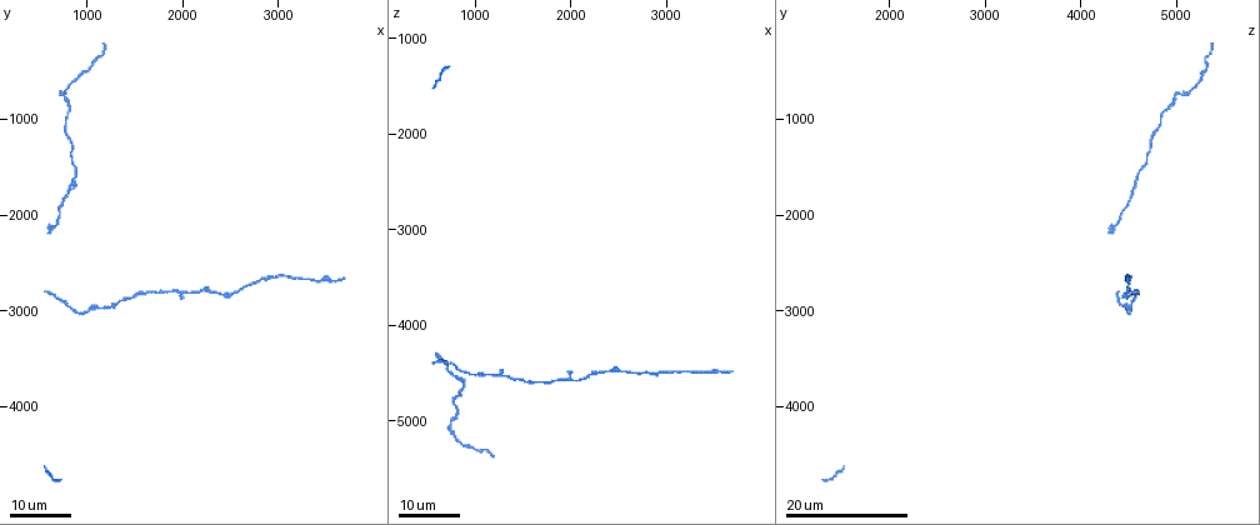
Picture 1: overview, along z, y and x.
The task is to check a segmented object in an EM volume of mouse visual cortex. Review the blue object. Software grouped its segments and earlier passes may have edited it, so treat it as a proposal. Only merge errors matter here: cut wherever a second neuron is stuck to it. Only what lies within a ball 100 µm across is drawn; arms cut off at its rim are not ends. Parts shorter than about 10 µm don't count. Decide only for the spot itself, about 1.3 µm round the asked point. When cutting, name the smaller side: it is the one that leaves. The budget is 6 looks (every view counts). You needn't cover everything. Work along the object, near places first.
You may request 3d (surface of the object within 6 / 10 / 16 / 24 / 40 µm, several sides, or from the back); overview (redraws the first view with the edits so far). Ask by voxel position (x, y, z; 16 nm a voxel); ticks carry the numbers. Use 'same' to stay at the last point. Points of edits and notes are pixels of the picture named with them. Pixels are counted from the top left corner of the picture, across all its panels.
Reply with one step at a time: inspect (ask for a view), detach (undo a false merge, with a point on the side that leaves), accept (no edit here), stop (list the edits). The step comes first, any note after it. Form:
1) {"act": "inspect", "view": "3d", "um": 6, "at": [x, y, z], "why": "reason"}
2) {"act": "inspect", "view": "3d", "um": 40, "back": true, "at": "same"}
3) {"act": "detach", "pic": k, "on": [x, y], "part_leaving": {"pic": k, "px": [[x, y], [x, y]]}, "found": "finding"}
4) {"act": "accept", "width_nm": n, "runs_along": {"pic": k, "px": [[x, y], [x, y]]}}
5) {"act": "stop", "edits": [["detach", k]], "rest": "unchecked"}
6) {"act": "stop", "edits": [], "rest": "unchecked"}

{"act": "inspect", "view": "3d", "um": 24, "at": [760, 1080, 4780], "why": "thick turns thin"}

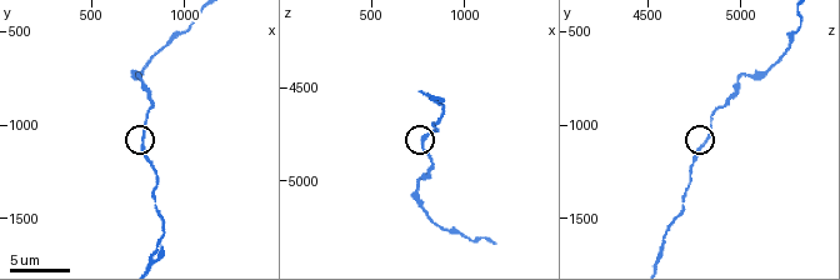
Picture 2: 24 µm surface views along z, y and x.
{"act": "inspect", "view": "3d", "um": 6, "at": [780, 1080, 4820]}

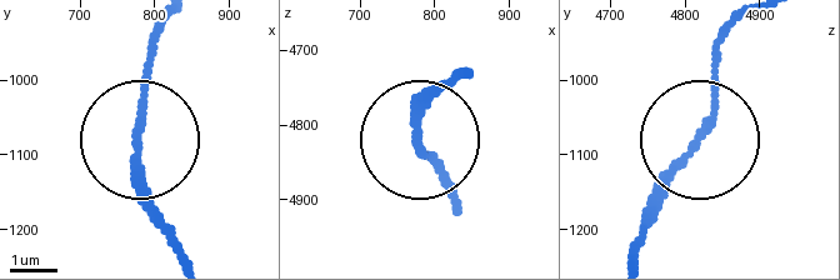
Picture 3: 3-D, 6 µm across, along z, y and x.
{"act": "inspect", "view": "3d", "um": 6, "back": true, "at": [775, 1090, 4805]}

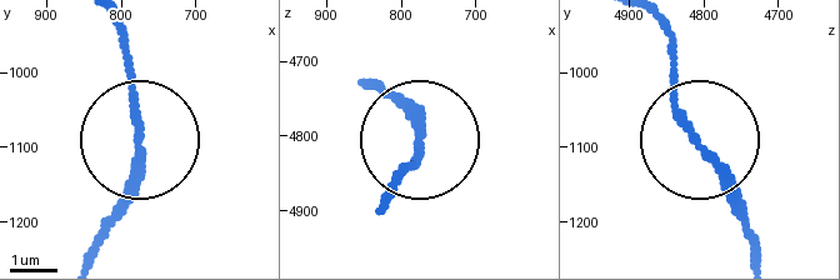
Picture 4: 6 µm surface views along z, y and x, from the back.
{"act": "accept", "runs_along": {"pic": 4, "px": [[760, 258], [684, 114], [664, 23]]}, "found": "all the same neuron"}

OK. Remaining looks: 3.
{"act": "inspect", "view": "3d", "um": 10, "at": [760, 720, 5000], "why": "a narrow waist"}

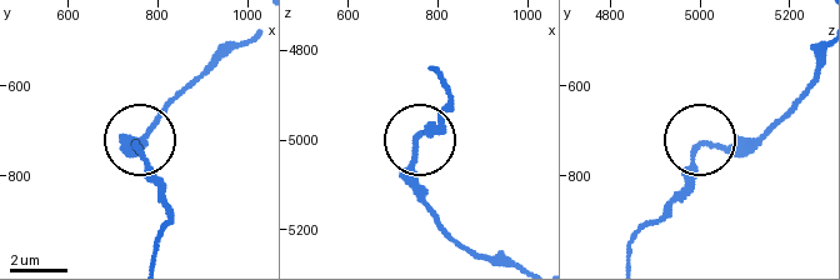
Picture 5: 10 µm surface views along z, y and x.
{"act": "accept", "runs_along": {"pic": 5, "px": [[429, 66], [451, 99], [415, 145], [420, 200]]}, "found": "one neuron here"}

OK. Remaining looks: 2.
{"act": "inspect", "view": "3d", "um": 16, "at": [2560, 2820, 4480], "why": "thick turns thin"}

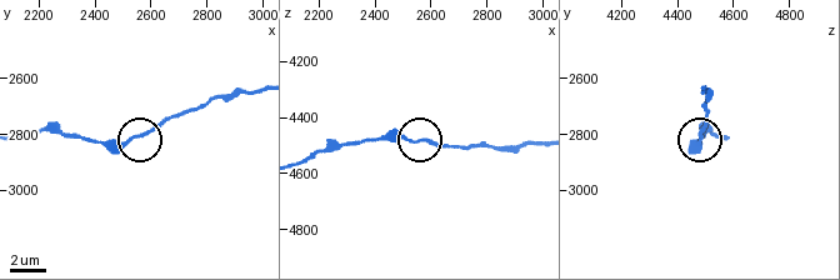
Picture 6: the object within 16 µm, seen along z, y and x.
{"act": "inspect", "view": "3d", "um": 6, "at": [2550, 2810, 4490], "why": "zoom in"}

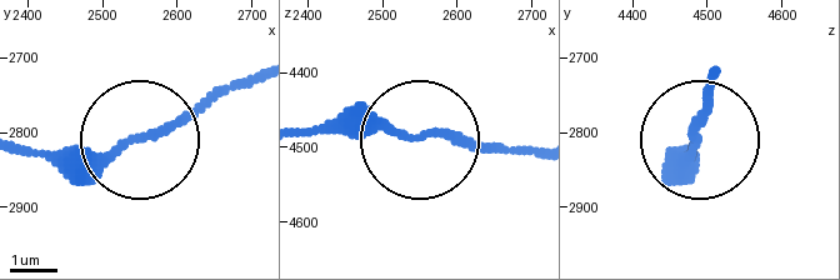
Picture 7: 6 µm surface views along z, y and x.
{"act": "accept", "runs_along": {"pic": 7, "px": [[306, 135], [529, 146]]}, "found": "all the same neuron"}

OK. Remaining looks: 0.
{"act": "stop", "edits": [], "rest": "unchecked"}

